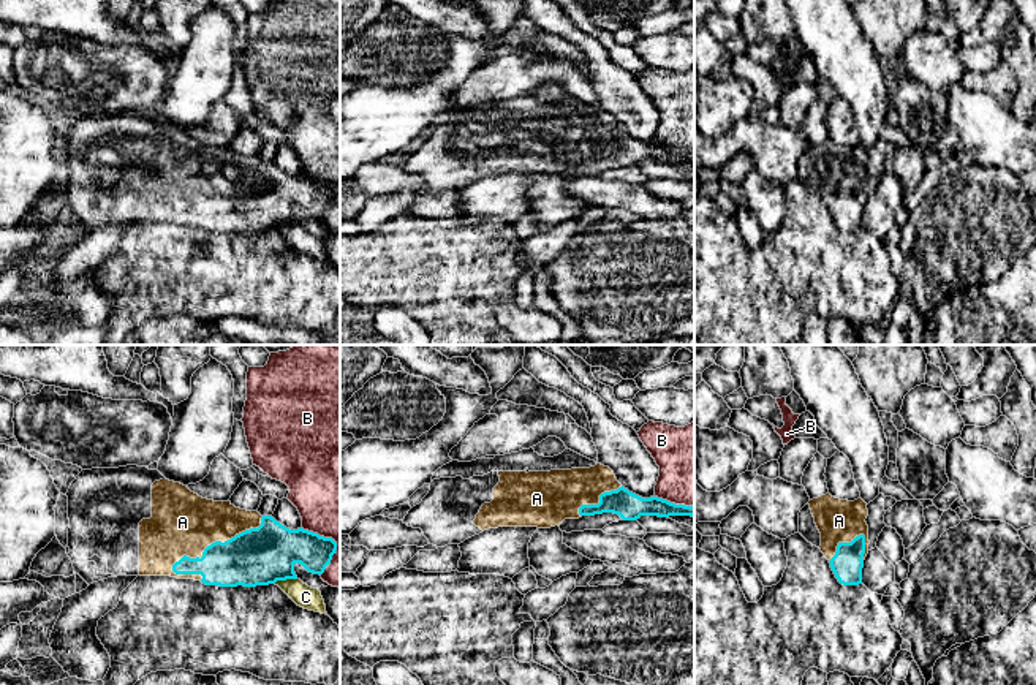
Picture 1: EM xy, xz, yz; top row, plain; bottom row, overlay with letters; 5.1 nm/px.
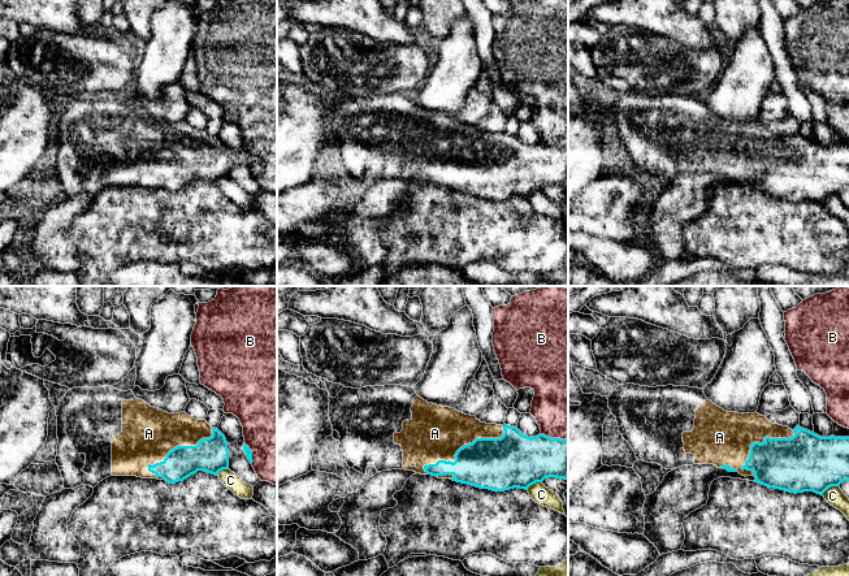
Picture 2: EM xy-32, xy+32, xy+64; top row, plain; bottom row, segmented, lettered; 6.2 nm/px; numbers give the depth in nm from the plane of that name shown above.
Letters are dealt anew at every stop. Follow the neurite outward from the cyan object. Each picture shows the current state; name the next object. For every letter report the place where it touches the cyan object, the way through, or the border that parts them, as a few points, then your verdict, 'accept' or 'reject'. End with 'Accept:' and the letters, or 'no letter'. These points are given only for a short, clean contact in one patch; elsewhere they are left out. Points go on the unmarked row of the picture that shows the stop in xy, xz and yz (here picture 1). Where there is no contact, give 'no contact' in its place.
A: meets cyan in xy at (215, 187); accept
B: meets cyan in xy at (321, 182); reject
C: meets cyan in xy at (285, 225); border along xy (296, 223), (274, 228); reject
Accept: A

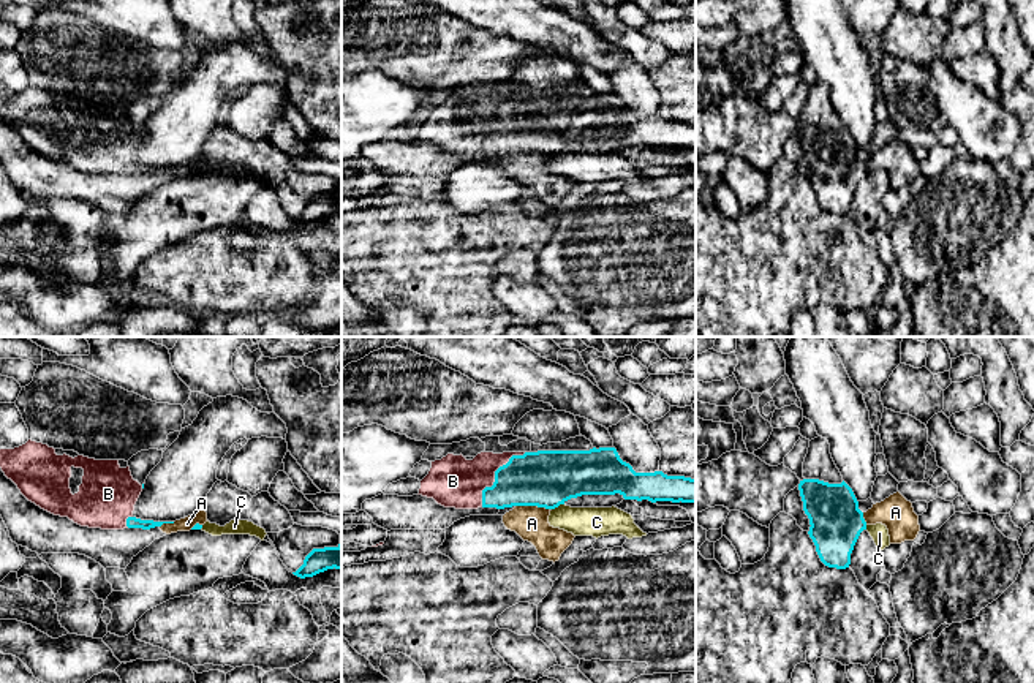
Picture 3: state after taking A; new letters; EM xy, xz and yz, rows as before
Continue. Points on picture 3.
A: meets cyan in xz at (533, 150); reject
B: meets cyan in xz at (495, 122); accept
C: meets cyan in xz at (557, 152); border along xz (563, 149), (552, 155); reject
Accept: B

